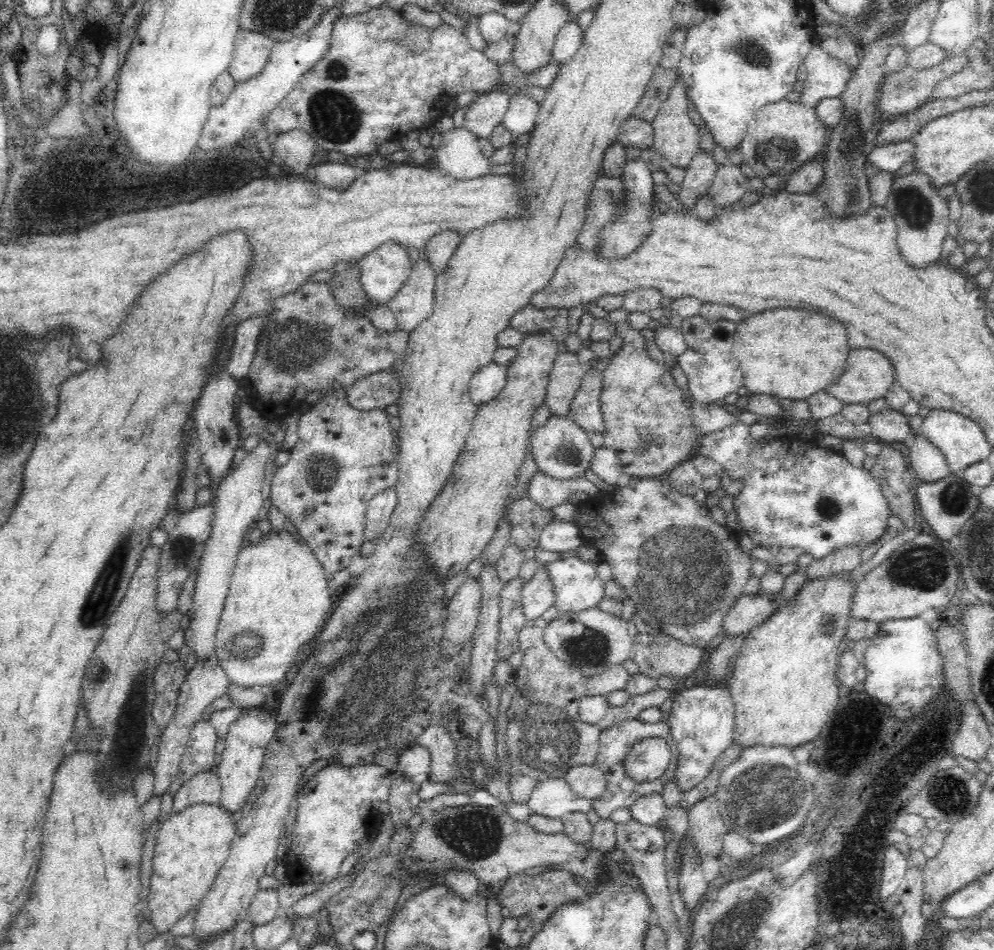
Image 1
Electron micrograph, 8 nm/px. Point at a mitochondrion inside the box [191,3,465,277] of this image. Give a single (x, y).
(334, 117)

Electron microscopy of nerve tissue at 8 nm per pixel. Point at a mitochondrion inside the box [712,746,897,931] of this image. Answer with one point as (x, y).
(762, 797)

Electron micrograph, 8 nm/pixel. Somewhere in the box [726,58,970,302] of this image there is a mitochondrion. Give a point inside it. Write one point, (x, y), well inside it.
(914, 207)

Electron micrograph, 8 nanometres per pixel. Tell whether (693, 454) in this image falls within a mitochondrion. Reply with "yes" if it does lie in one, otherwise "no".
no

